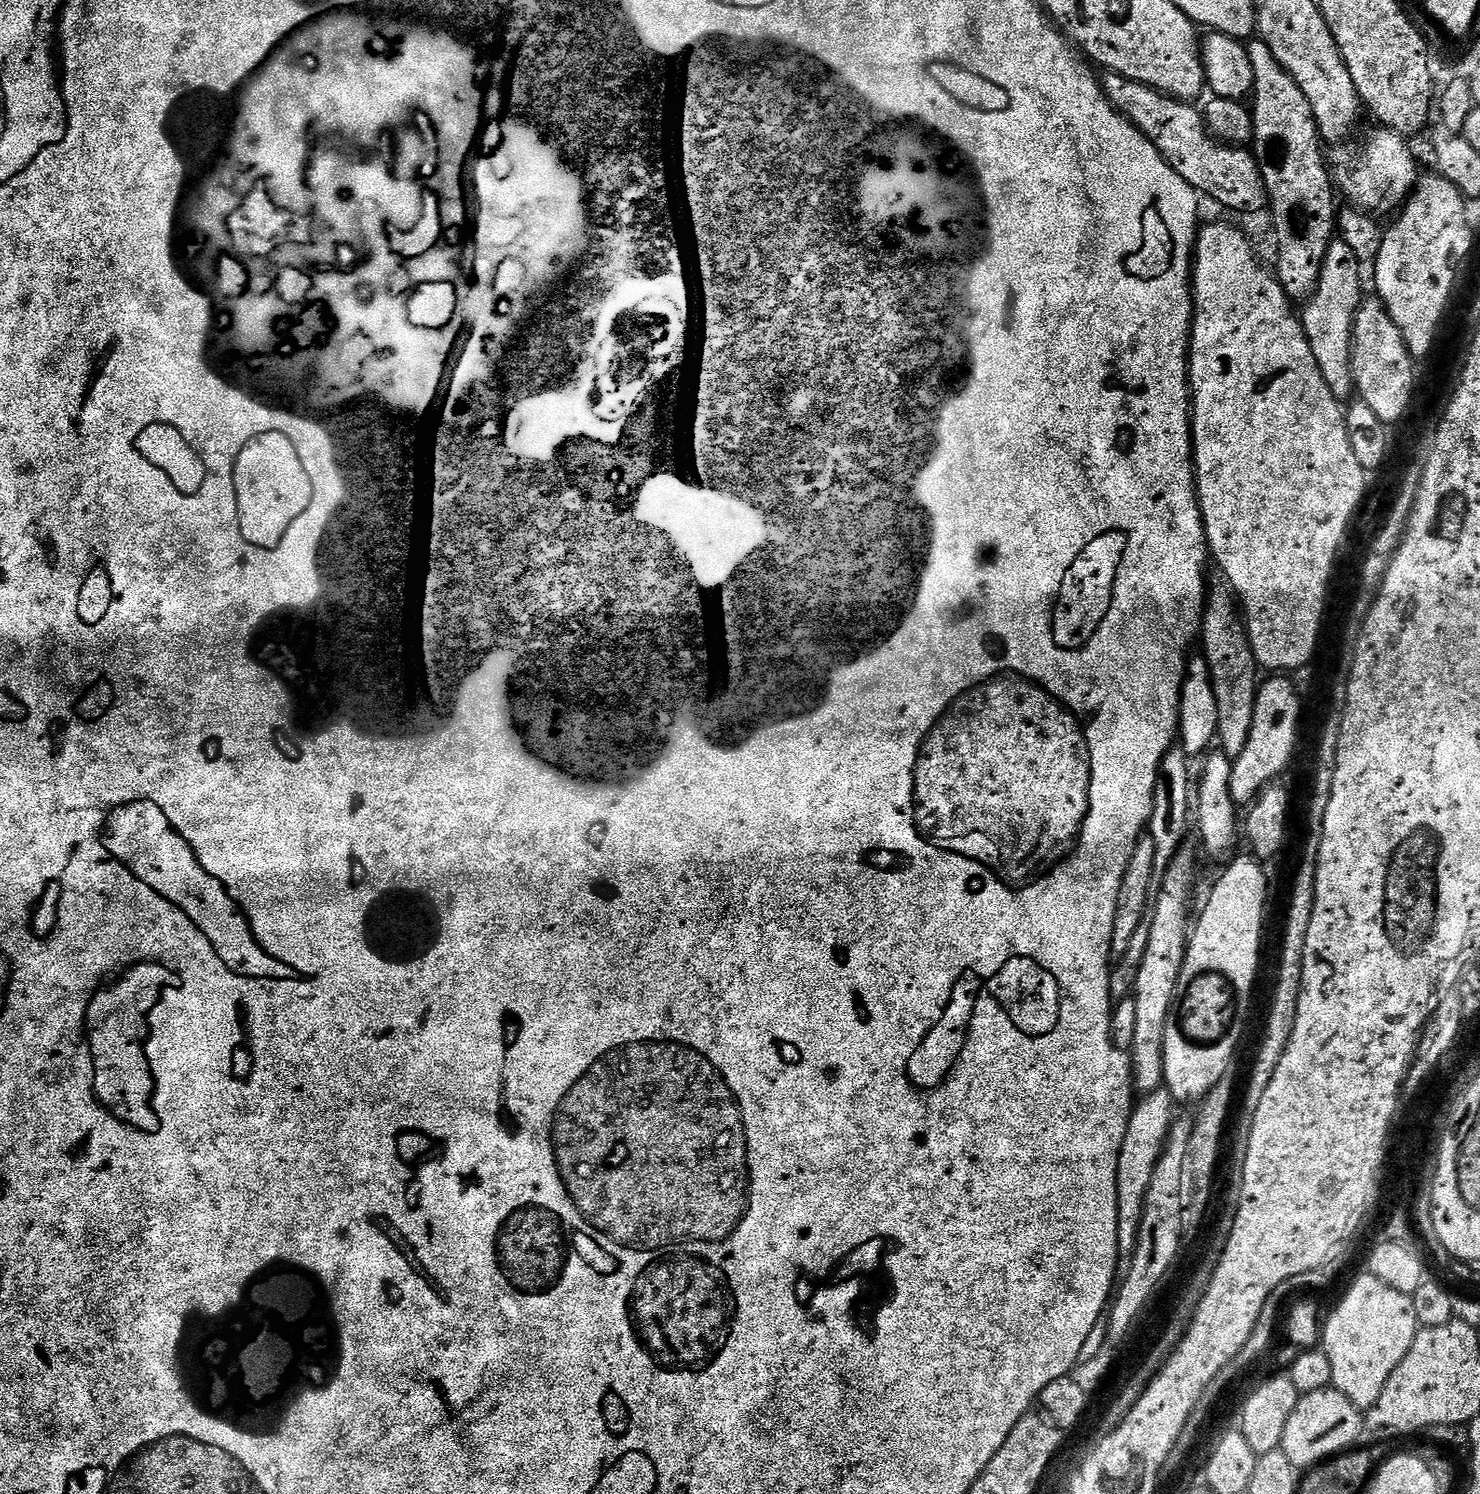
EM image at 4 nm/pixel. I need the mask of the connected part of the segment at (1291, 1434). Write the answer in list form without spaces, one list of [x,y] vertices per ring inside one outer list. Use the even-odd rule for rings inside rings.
[[[1326,1386],[1322,1390],[1305,1392],[1296,1401],[1296,1407],[1286,1422],[1280,1448],[1290,1458],[1297,1470],[1308,1470],[1313,1466],[1345,1451],[1357,1443],[1362,1428],[1362,1412],[1337,1388]]]

